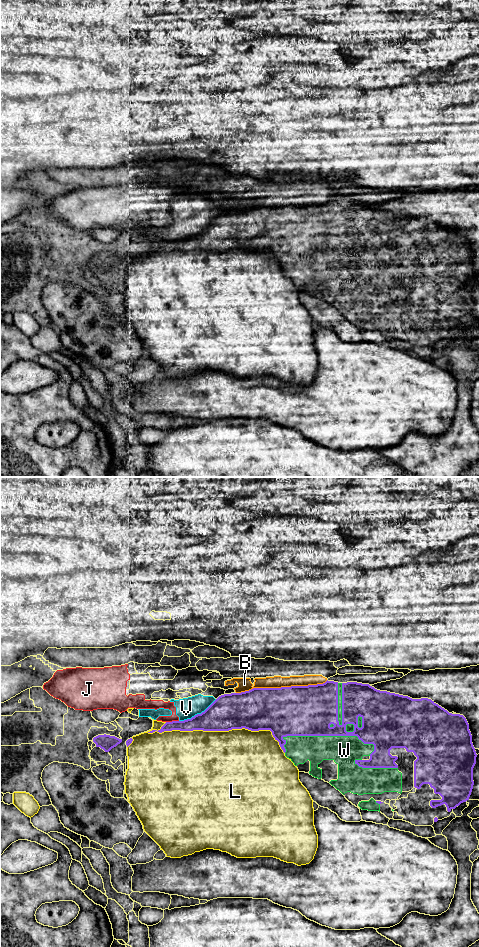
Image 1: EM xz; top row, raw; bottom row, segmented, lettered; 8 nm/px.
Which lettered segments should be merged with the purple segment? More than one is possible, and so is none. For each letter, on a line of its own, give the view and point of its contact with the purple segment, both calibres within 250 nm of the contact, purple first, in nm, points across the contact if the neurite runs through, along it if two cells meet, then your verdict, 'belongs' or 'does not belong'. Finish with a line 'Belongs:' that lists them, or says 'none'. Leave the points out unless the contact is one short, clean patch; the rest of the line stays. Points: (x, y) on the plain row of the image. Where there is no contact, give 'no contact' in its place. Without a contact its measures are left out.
B: xz (281, 207) | 400/100 nm | does not belong
J: xz (172, 241) | 140/80 nm | does not belong
L: xz (220, 250) | 280/500 nm | does not belong
V: xz (197, 234) | 280/170 nm | does not belong
W: xz (330, 255) | 400/240 nm | belongs
Belongs: W

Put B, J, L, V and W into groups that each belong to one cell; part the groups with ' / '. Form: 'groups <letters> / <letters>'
groups B / J V / L / W

